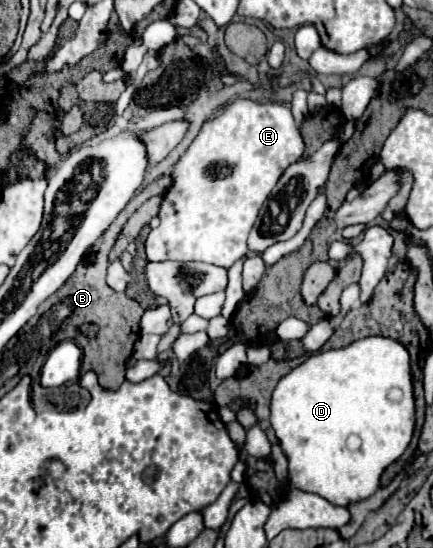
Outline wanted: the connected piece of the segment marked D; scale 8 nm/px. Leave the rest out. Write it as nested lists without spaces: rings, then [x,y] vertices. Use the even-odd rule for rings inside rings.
[[[376,335],[376,337],[366,337],[366,339],[358,339],[346,347],[340,347],[340,349],[328,349],[328,351],[320,351],[316,355],[310,355],[304,363],[300,363],[298,367],[294,367],[288,375],[284,375],[274,393],[272,393],[272,415],[270,415],[270,421],[272,421],[272,427],[276,431],[276,437],[280,441],[280,447],[288,459],[288,471],[290,471],[290,485],[300,489],[300,491],[312,491],[324,499],[328,499],[332,505],[340,505],[340,507],[348,507],[350,503],[358,503],[358,501],[364,501],[368,497],[372,497],[378,489],[380,489],[380,477],[384,473],[384,469],[396,461],[404,449],[408,447],[410,439],[412,439],[412,433],[414,433],[414,385],[412,385],[412,369],[410,369],[410,353],[406,351],[406,347],[392,339],[392,337],[382,337],[382,335]],[[392,389],[400,389],[402,391],[402,399],[400,401],[390,401],[388,399],[388,393]]]

